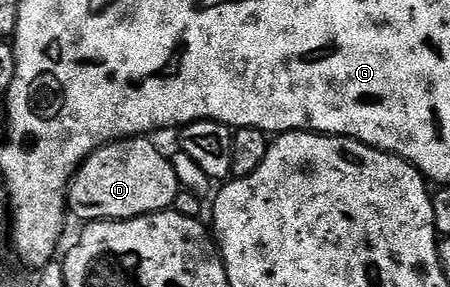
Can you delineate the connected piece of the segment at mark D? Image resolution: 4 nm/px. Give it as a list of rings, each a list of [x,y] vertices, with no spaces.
[[[150,138],[118,140],[97,148],[78,168],[66,194],[71,217],[81,222],[131,220],[167,211],[180,190],[171,157],[165,156]]]

